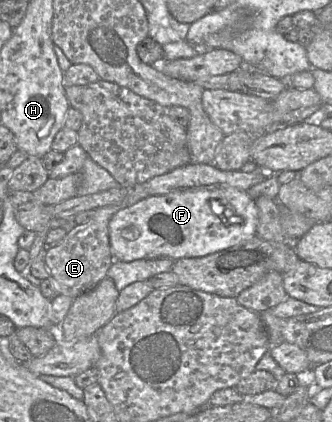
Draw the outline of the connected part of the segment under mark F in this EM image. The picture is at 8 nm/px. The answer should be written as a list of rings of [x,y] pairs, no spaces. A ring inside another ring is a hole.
[[[233,187],[187,189],[150,196],[119,210],[109,222],[109,239],[114,260],[170,258],[175,261],[233,247],[256,236],[258,224],[256,200],[247,191]],[[215,190],[223,191],[224,206],[215,203]],[[229,206],[234,213],[227,212]]]

